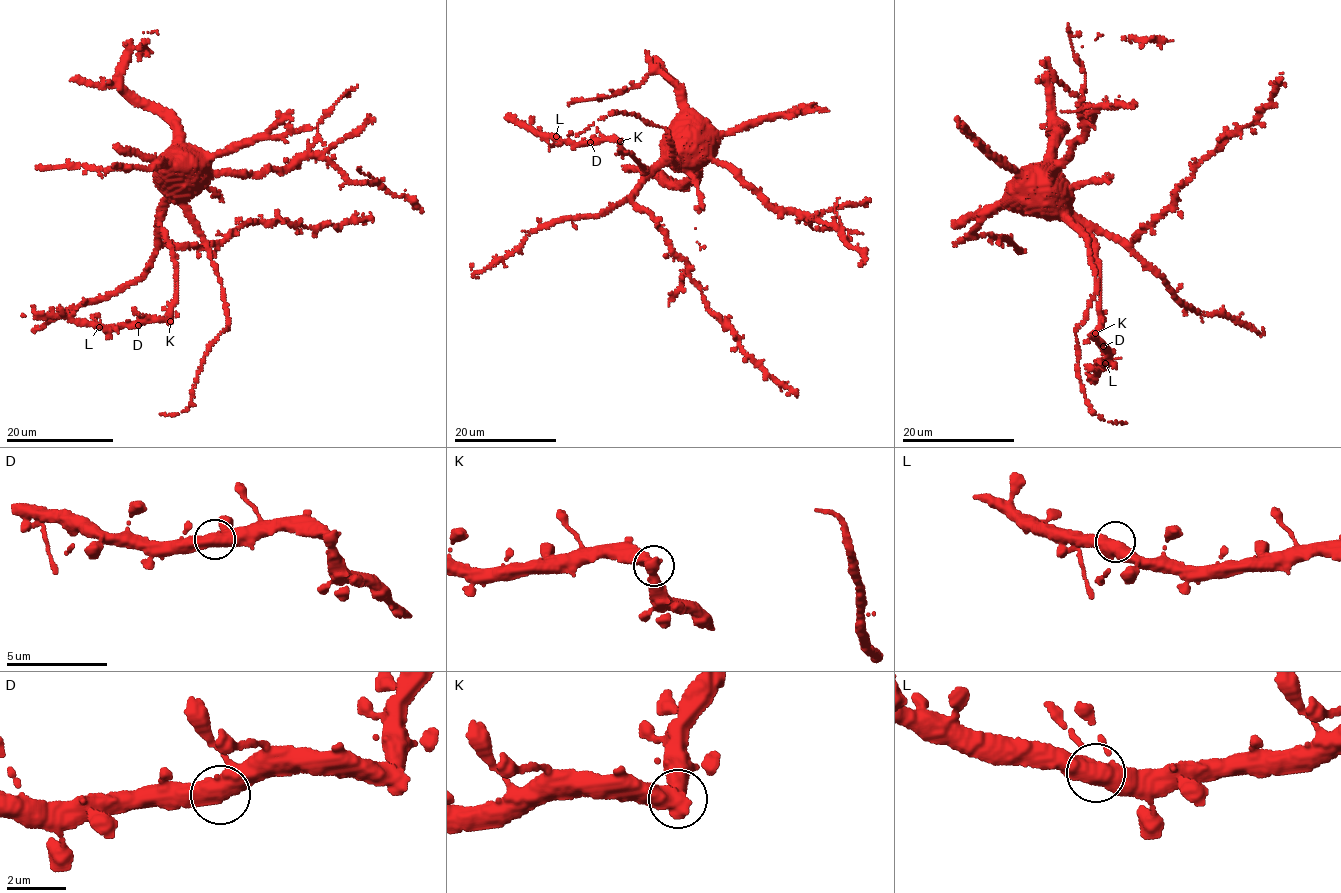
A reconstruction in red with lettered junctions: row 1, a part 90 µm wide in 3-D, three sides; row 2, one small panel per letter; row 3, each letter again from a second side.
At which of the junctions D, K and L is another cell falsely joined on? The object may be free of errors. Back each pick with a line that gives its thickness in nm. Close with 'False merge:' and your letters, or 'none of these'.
K: 500 nm
False merge: K

